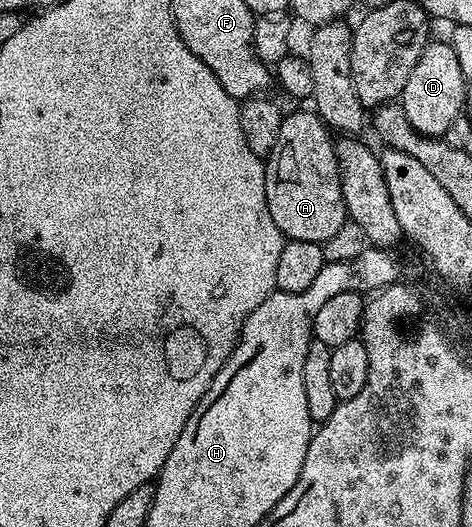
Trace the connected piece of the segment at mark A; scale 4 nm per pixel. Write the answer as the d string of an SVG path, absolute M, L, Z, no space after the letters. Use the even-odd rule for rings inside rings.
M289 112L283 118L277 143L266 158L264 174L270 219L278 223L278 231L282 231L287 240L323 243L342 227L346 214L336 141L317 112Z

